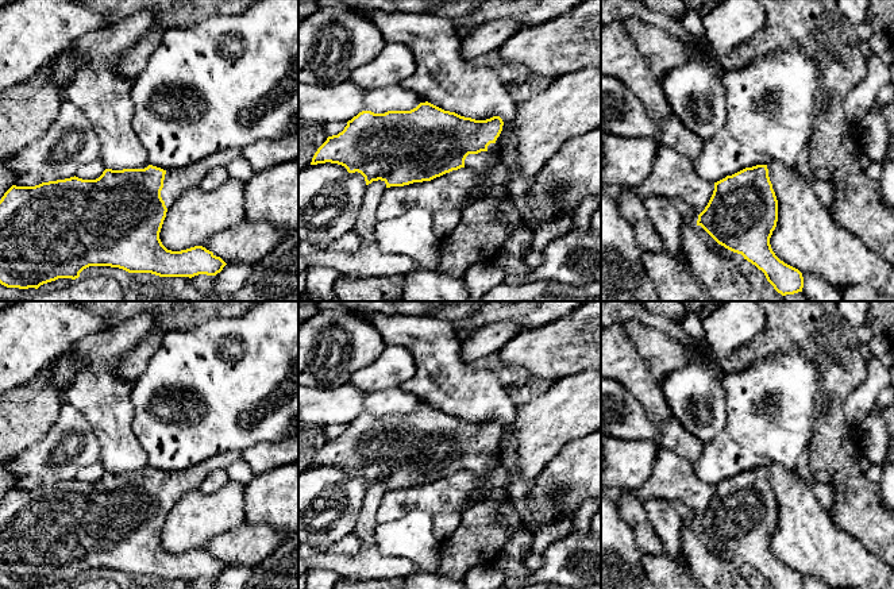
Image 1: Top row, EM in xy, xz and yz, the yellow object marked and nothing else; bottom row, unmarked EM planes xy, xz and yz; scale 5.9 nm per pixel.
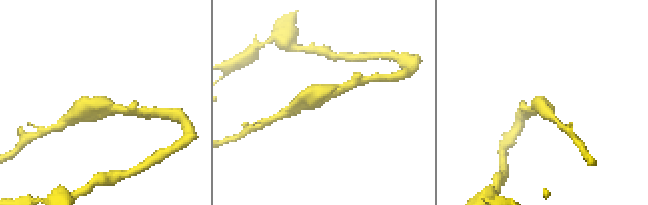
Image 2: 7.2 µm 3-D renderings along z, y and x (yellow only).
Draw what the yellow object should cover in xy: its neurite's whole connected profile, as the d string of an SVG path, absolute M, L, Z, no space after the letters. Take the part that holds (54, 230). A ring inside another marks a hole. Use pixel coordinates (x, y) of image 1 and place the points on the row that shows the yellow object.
M231 147L170 172L149 165L144 169L105 169L96 180L74 176L35 186L12 185L0 200L0 284L38 289L58 278L76 280L89 266L159 277L216 276L227 265L220 257L203 246L167 250L159 232L167 209L186 189L200 186L209 170L238 157L240 150Z

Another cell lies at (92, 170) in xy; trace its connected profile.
M99 161L89 162L77 169L76 177L82 180L96 180L103 174L104 170L105 168Z

